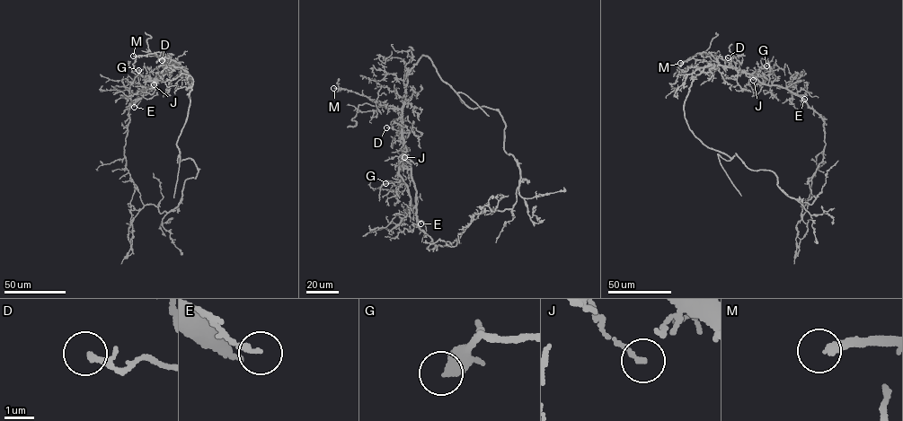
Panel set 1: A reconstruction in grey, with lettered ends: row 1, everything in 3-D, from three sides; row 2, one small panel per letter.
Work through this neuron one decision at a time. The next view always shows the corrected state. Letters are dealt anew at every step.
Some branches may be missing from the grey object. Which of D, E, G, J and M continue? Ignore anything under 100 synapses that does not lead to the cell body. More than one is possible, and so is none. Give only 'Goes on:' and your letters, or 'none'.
Goes on: M

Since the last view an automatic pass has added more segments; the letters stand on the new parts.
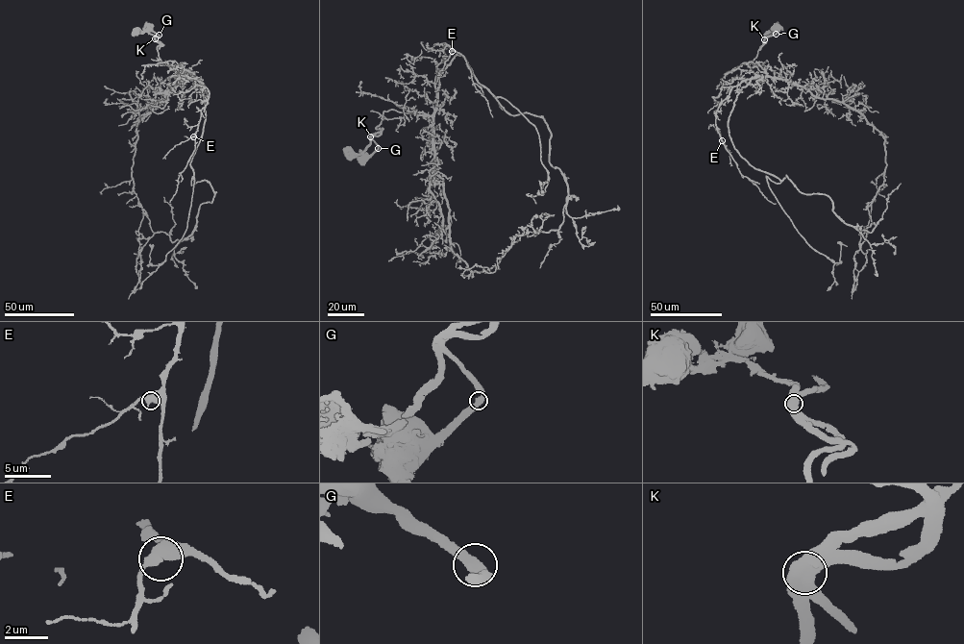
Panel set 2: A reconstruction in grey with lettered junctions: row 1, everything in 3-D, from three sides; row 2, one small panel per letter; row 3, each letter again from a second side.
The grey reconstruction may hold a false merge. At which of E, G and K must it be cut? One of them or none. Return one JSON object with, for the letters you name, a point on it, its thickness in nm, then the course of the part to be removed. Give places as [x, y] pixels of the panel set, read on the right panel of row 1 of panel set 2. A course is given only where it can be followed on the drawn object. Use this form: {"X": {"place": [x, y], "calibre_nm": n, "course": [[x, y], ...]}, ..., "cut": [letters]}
{"K": {"place": [764, 39], "calibre_nm": 550}, "cut": ["K"]}

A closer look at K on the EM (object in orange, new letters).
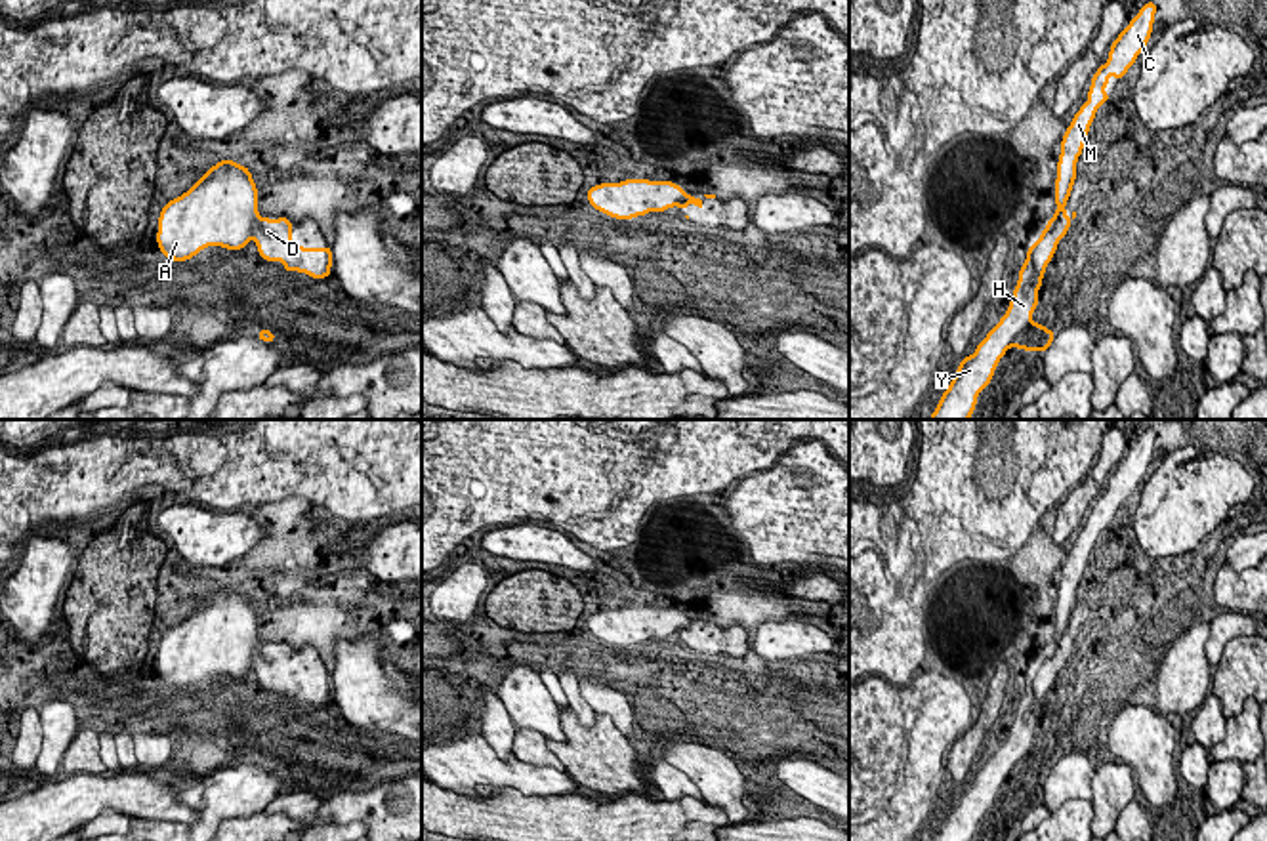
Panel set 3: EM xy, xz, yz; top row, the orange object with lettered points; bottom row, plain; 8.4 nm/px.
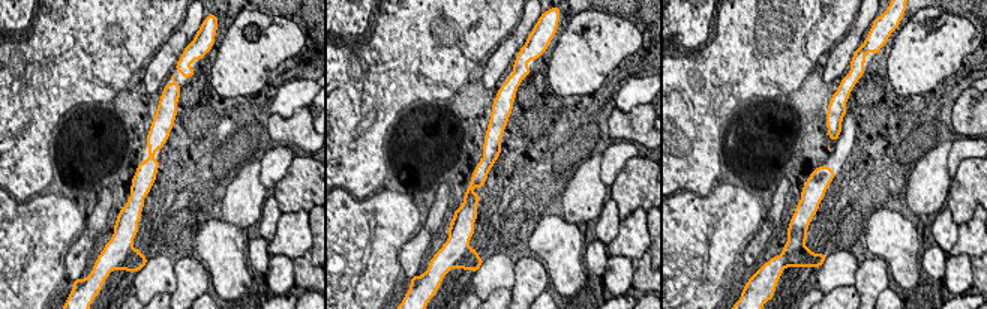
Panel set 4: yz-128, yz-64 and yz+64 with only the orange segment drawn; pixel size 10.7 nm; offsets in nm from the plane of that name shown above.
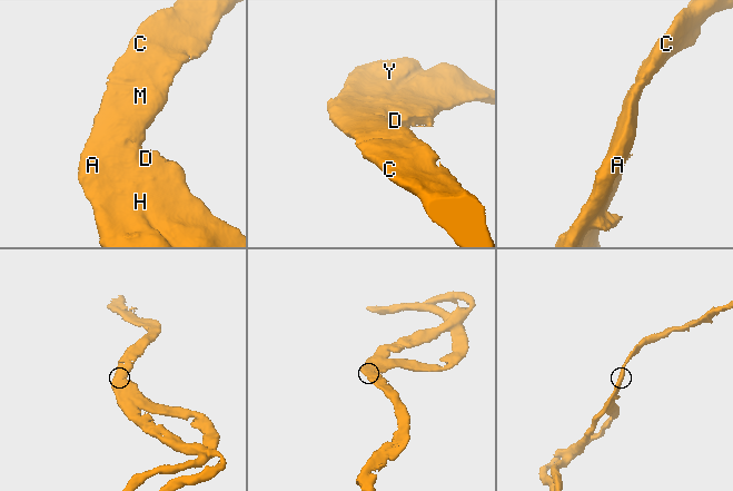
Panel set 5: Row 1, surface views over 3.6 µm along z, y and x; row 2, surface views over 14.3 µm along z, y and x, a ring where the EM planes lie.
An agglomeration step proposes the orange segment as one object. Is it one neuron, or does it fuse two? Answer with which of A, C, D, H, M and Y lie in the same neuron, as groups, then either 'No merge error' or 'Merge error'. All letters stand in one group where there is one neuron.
Groups: A C H M Y / D. Merge error

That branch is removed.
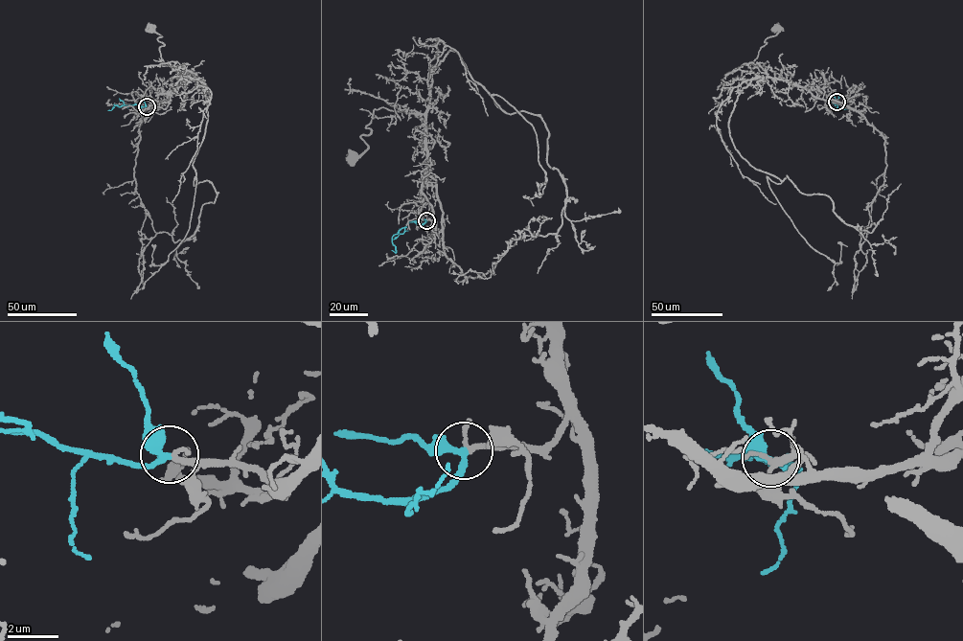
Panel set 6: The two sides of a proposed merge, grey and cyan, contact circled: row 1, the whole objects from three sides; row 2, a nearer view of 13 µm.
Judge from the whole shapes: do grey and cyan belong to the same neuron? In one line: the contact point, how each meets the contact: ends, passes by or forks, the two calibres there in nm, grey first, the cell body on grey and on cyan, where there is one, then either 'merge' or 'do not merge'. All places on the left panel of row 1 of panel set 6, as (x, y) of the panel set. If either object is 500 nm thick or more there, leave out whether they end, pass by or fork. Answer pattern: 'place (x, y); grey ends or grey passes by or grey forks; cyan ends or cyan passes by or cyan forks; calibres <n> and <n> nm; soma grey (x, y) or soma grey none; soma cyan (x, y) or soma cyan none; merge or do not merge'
place (147, 106); grey ends; cyan passes by; calibres 240 and 280 nm; soma grey (150, 29); soma cyan none; merge

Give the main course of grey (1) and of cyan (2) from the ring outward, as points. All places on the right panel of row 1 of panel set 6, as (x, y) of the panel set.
1: (836, 102), (817, 90), (770, 79), (756, 67), (750, 67), (765, 39), (776, 34), (776, 28)
2: (836, 102), (832, 101), (836, 105), (844, 103), (847, 108), (844, 109)

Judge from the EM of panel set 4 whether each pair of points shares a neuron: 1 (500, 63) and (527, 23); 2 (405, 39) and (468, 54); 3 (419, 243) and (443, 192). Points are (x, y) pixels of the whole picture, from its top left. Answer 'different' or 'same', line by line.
1: same
2: same
3: same

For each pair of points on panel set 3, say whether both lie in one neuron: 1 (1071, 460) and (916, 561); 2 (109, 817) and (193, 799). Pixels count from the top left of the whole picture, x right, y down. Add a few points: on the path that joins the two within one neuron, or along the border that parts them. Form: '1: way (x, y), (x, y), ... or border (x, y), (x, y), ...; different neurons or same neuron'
1: way (1033, 498), (996, 534), (955, 534); same neuron
2: border (176, 792), (176, 798), (197, 813), (197, 820); different neurons

